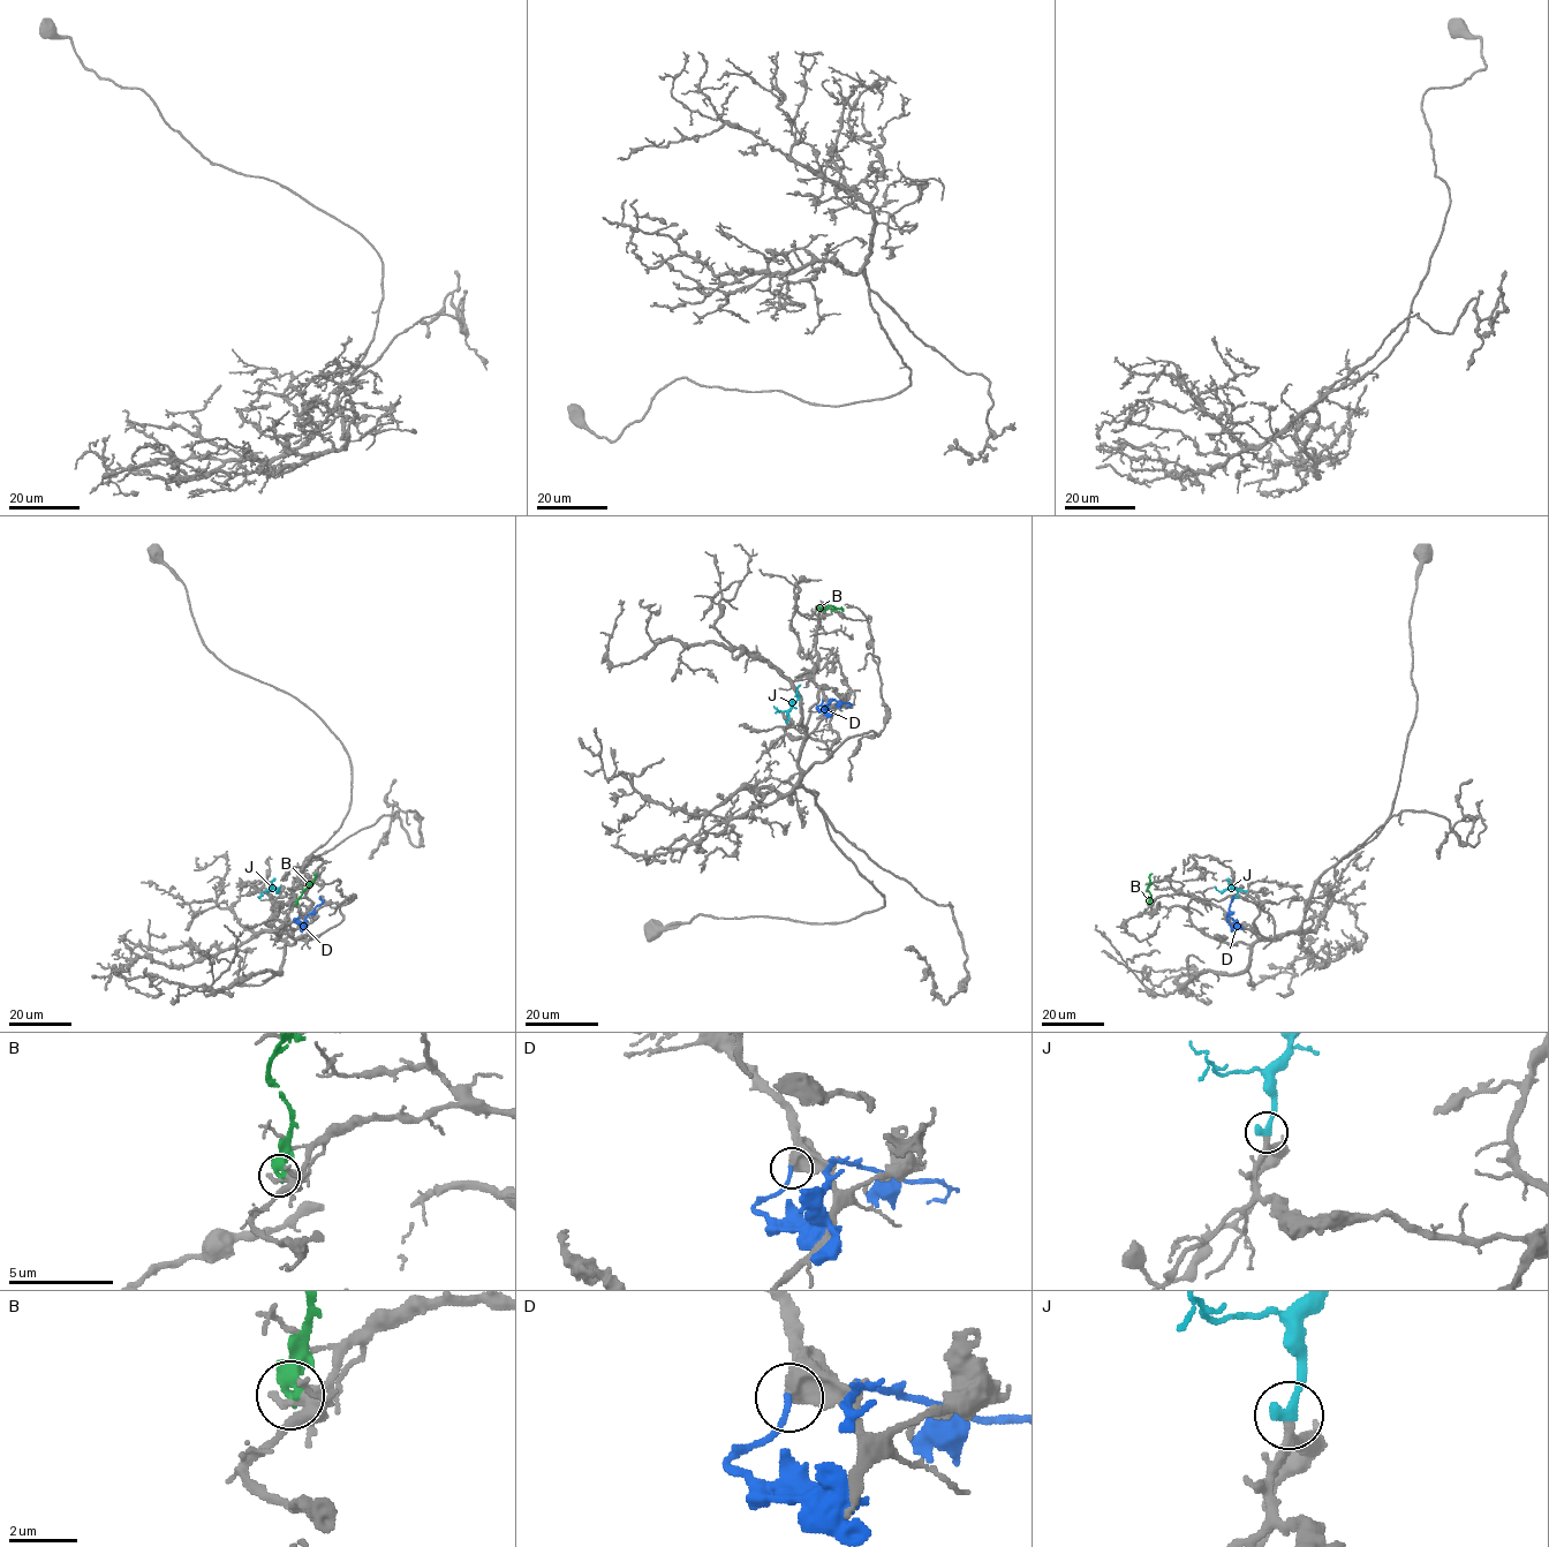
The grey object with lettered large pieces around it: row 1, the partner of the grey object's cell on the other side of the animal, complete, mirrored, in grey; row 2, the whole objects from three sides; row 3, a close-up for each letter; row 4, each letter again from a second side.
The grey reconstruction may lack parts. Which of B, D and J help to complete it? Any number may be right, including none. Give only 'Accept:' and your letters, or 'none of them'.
Accept: J

